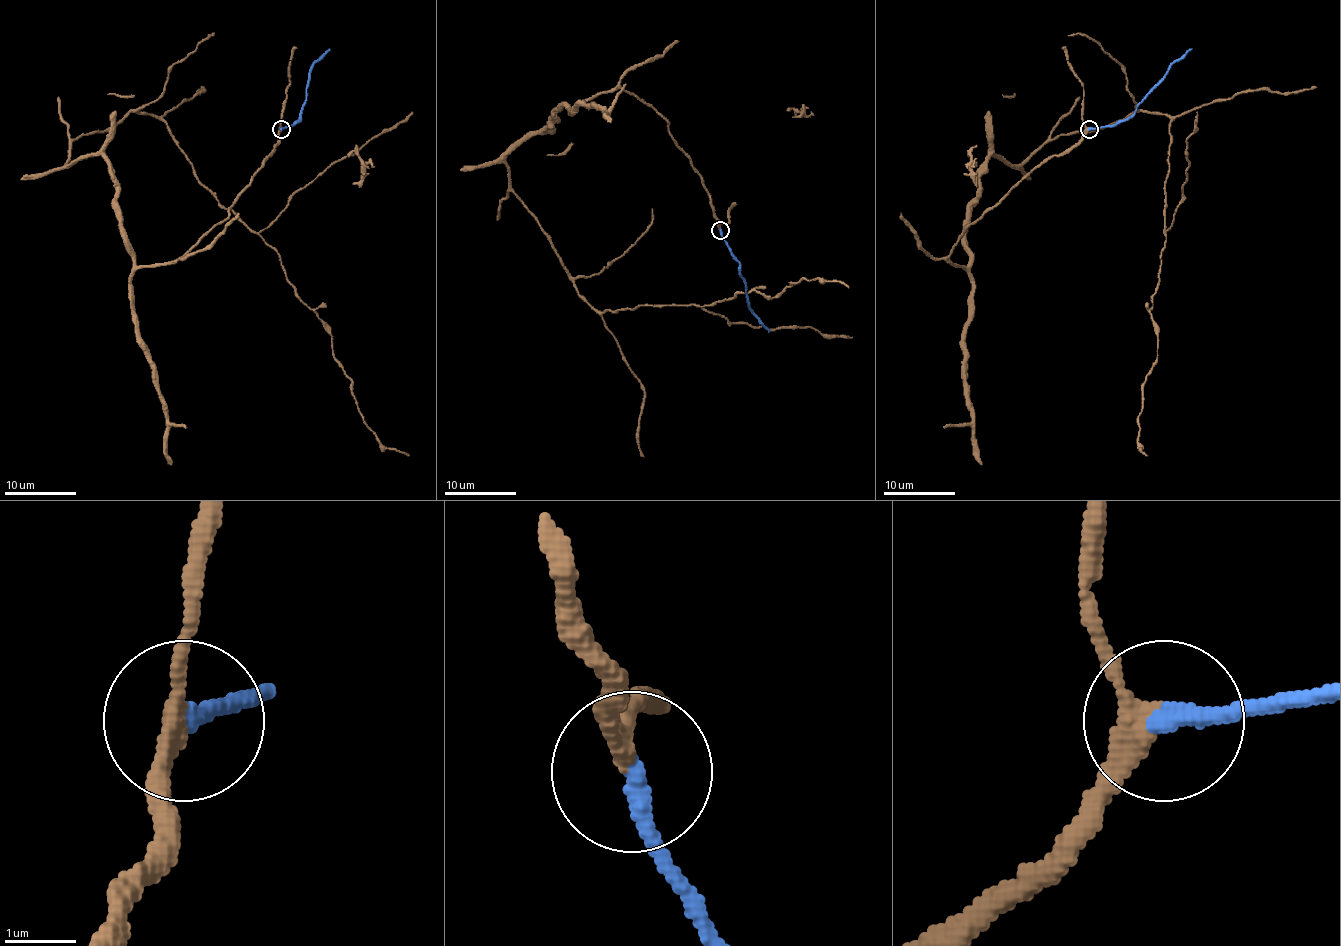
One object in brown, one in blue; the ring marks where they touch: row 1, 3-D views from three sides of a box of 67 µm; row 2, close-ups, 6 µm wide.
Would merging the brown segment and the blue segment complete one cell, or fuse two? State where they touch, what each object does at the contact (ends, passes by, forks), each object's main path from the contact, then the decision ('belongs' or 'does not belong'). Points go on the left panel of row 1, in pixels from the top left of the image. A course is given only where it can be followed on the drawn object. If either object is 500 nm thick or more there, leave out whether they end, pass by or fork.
at (281, 129); brown passes by; blue ends there; brown runs (280, 128), (159, 264), (132, 260), (111, 166), (67, 164), (161, 119), (408, 456); blue runs (280, 128), (291, 127), (300, 119), (309, 70), (328, 48); belongs

